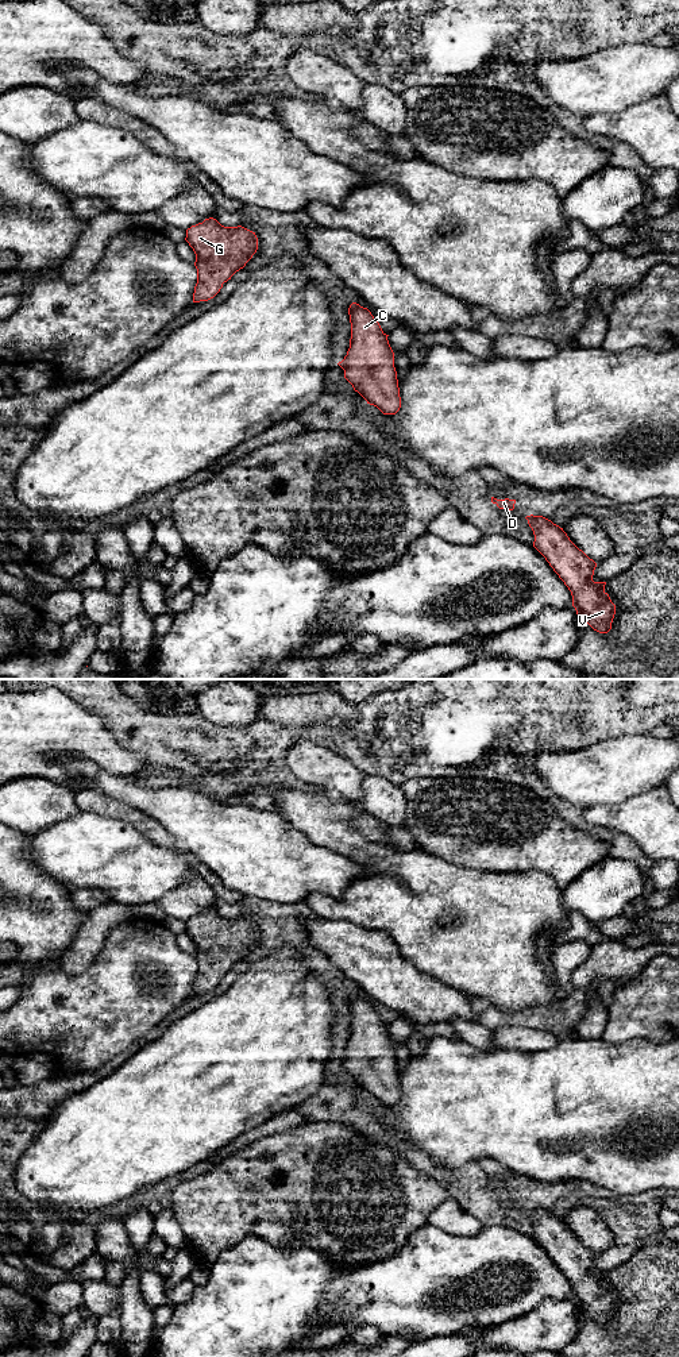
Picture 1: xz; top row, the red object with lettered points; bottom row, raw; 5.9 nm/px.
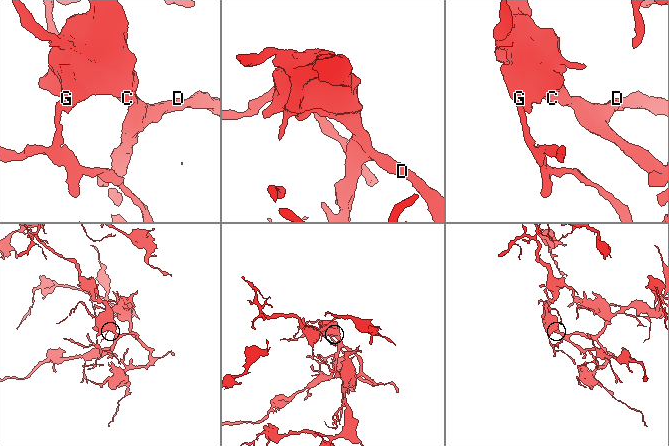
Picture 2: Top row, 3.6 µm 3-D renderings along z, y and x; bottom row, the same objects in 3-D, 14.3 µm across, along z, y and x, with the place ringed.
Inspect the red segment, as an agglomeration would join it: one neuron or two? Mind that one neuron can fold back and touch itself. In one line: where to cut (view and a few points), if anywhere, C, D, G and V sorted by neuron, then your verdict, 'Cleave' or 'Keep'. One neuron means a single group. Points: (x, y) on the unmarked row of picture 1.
No split. Groups: C D G V. Keep

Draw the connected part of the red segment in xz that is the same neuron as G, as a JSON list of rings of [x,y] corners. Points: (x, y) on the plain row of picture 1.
[[[213,909],[188,920],[185,932],[196,945],[193,994],[213,990],[258,941],[255,924],[242,917],[224,918]]]

